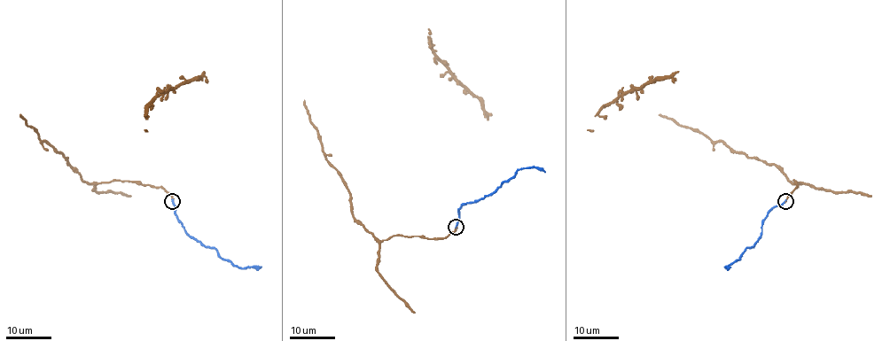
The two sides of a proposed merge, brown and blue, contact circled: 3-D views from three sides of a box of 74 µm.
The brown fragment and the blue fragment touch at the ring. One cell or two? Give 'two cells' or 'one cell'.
one cell

